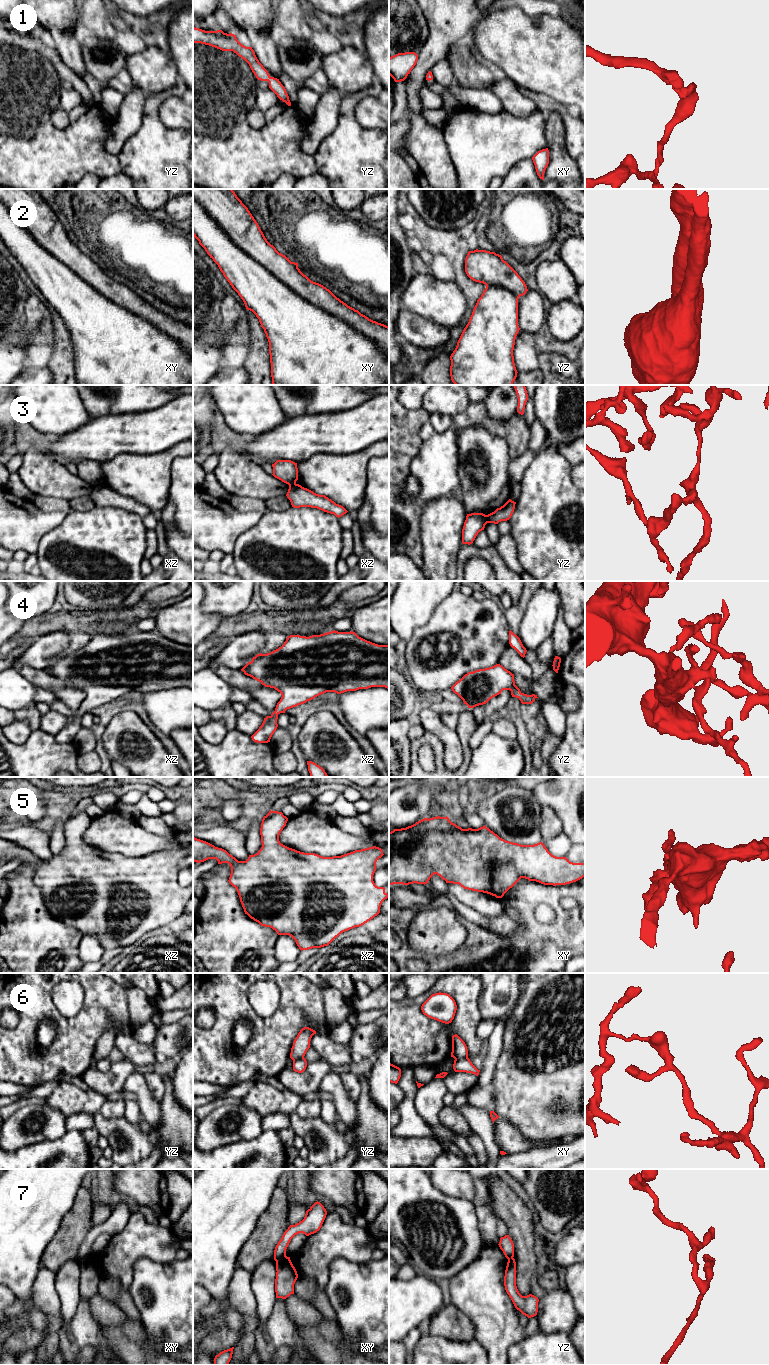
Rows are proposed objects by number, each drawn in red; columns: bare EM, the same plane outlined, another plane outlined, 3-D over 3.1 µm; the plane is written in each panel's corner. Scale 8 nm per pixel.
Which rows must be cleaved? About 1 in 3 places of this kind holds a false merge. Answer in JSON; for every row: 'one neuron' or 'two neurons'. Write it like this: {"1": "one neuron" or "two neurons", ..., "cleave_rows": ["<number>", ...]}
{"1": "one neuron", "2": "two neurons", "3": "two neurons", "4": "one neuron", "5": "one neuron", "6": "two neurons", "7": "two neurons", "cleave_rows": ["2", "3", "6", "7"]}

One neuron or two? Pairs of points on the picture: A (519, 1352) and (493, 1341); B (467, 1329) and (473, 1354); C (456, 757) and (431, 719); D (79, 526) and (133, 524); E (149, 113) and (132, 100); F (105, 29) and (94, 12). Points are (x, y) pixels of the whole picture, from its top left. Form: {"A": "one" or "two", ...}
{"A": "two", "B": "two", "C": "one", "D": "one", "E": "two", "F": "one"}

